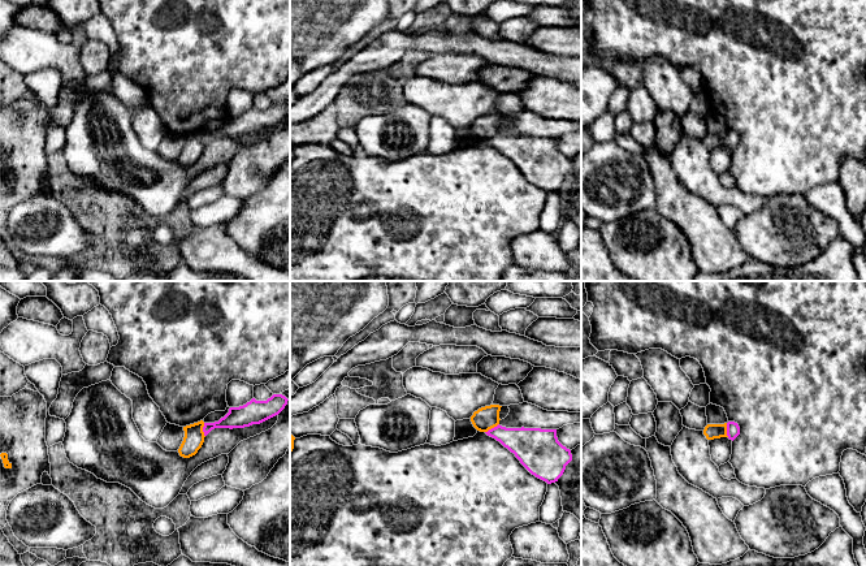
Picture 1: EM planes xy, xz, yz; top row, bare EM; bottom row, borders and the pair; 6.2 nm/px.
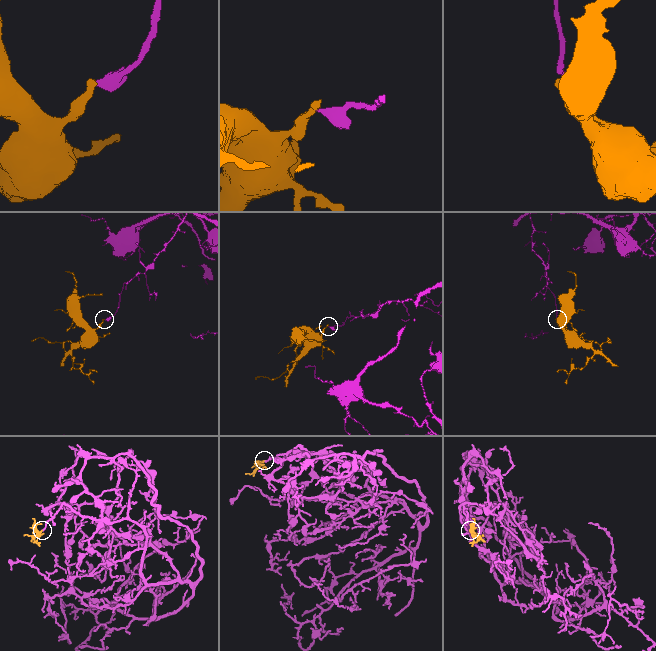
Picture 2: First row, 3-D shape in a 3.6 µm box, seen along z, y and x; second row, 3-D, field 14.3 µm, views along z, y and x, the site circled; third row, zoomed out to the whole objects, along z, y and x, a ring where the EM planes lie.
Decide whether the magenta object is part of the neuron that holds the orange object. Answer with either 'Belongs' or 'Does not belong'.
Does not belong

